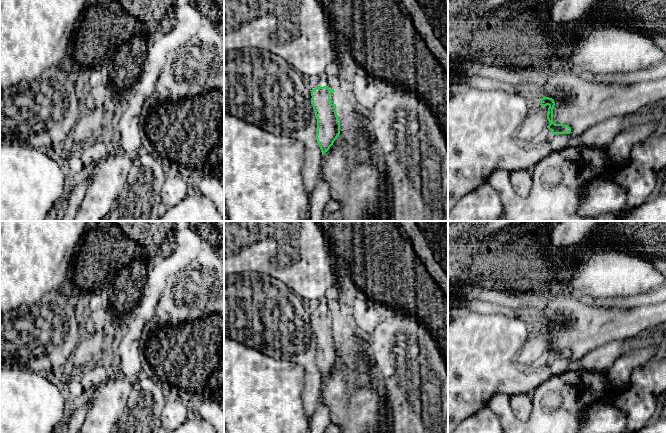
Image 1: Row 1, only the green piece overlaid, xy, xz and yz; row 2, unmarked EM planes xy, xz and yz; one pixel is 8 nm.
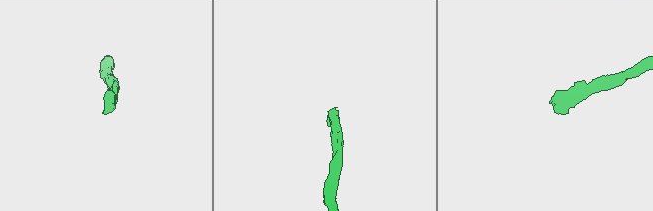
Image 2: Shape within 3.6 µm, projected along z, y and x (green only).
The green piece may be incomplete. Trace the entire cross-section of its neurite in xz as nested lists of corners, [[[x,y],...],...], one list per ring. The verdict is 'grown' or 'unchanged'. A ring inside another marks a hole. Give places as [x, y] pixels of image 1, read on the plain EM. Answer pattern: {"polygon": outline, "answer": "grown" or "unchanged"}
{"polygon": [[[329,299],[315,303],[309,309],[311,328],[317,343],[316,364],[324,379],[340,358],[336,337],[336,317]]], "answer": "grown"}

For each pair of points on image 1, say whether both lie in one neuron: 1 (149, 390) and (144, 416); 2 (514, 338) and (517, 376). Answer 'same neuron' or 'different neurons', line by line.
1: same neuron
2: same neuron

